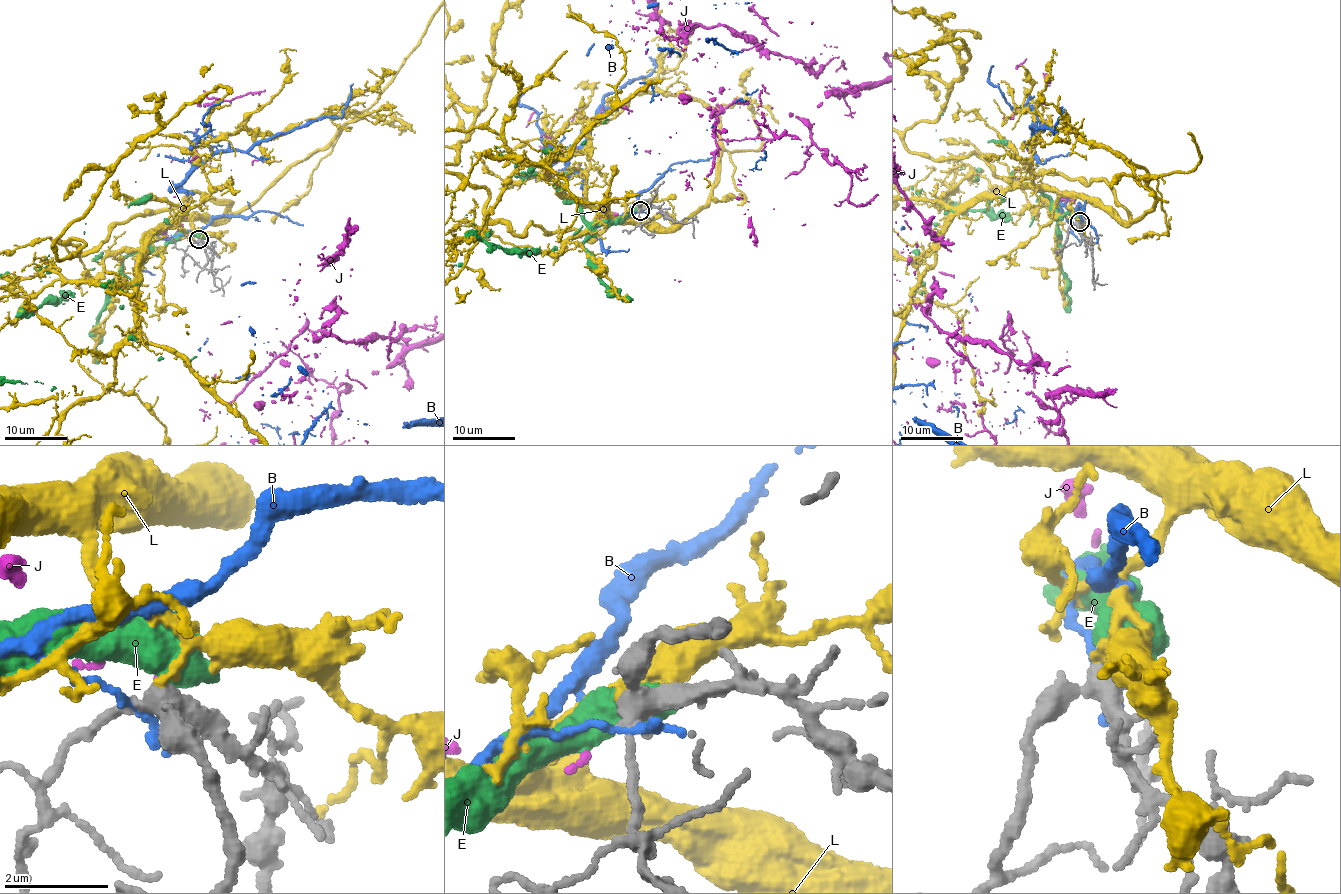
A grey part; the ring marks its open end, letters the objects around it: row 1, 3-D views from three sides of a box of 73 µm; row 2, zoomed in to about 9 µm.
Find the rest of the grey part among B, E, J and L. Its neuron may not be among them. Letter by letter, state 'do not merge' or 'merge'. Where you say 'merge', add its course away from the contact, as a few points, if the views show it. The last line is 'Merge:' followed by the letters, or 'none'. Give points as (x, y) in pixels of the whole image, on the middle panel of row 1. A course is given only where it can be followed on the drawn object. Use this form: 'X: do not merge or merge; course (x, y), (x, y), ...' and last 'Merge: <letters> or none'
B: do not merge
E: do not merge
J: do not merge
L: do not merge
Merge: none

